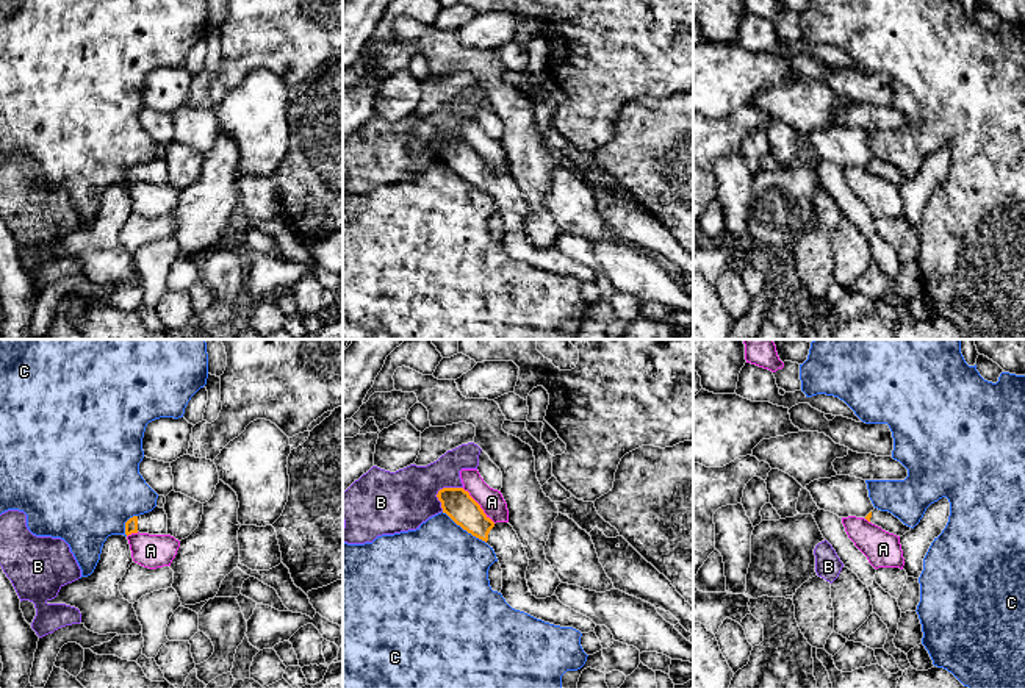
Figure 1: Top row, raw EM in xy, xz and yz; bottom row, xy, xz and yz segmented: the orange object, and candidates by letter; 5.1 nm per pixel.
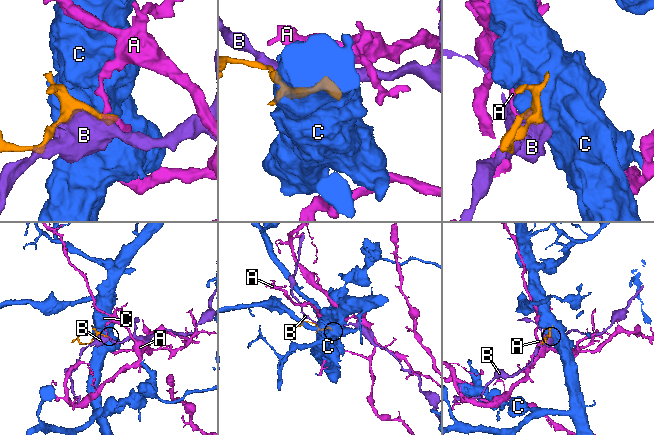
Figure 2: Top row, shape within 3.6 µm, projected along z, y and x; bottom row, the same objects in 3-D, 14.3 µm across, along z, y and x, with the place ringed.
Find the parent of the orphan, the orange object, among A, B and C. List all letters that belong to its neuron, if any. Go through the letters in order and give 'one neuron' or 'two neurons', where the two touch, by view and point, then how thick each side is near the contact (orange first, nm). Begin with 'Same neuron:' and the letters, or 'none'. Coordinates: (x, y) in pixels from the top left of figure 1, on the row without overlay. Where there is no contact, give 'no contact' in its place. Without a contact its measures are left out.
Same neuron: none
A: two neurons; meets orange in xz at (479, 155); 160 nm thick on the orange side, 120 nm on the other
B: two neurons; meets orange in xz at (440, 139); 160 nm thick on the orange side, 320 nm on the other
C: two neurons; meets orange in xz at (463, 179); 160 nm thick on the orange side, 500 nm on the other

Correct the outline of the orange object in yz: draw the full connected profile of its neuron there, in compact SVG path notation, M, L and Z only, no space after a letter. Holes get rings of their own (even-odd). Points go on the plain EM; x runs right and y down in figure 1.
M875 158L873 161L870 161L865 169L878 177L881 177L883 180L894 183L897 186L903 186L906 181L911 180L911 177L905 175L898 167L895 167L892 163L889 161L881 161L878 158Z

